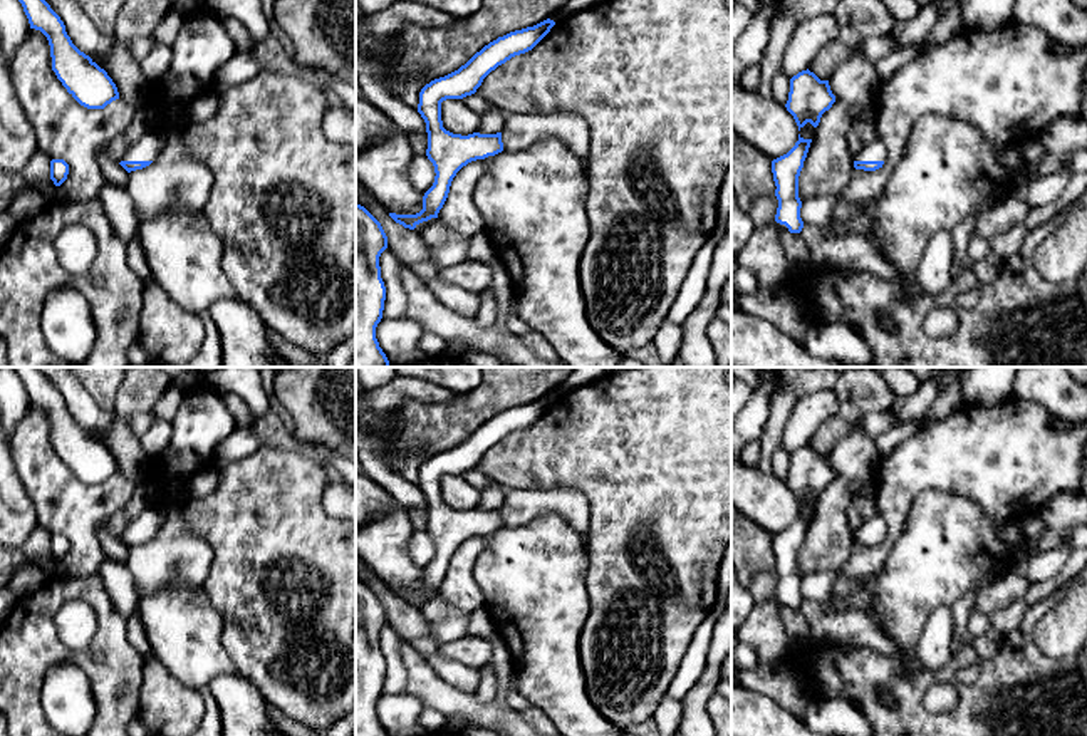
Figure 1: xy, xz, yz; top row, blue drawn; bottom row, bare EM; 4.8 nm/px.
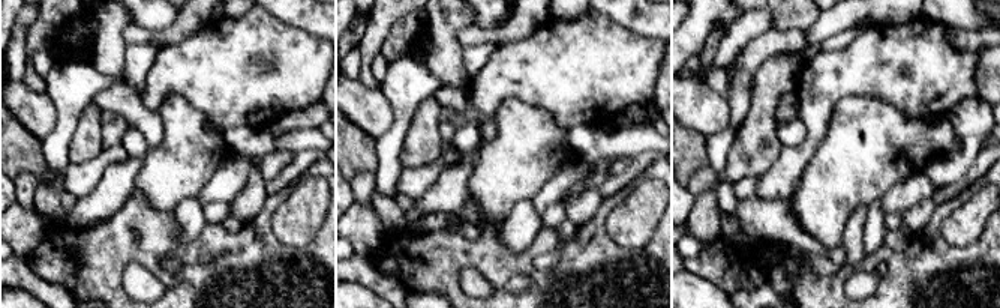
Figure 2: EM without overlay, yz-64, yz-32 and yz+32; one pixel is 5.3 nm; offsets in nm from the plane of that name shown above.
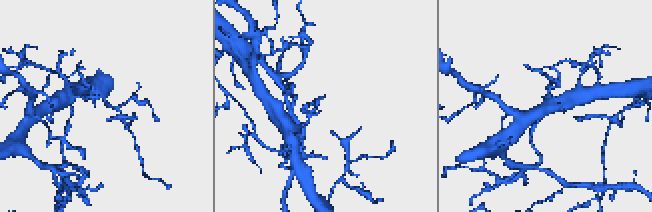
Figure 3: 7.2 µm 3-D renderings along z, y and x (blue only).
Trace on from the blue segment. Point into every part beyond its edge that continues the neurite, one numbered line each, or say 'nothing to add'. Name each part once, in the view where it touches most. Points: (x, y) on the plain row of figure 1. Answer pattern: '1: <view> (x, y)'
1: xy (146, 523)

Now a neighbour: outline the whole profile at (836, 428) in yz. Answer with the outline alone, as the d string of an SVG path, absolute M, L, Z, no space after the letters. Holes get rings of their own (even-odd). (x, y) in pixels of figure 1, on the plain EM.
M839 414L827 419L812 436L809 446L820 456L829 456L835 444L847 438L854 431L854 426L842 419Z

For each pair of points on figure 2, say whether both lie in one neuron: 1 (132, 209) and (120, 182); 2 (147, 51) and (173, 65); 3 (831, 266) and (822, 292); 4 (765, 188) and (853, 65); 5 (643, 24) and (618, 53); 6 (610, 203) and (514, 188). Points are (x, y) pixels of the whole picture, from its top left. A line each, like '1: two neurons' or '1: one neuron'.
1: two neurons
2: two neurons
3: two neurons
4: one neuron
5: two neurons
6: two neurons

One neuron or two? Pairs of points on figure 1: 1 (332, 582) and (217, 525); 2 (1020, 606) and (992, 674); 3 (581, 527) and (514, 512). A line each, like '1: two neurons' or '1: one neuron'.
1: one neuron
2: two neurons
3: one neuron

